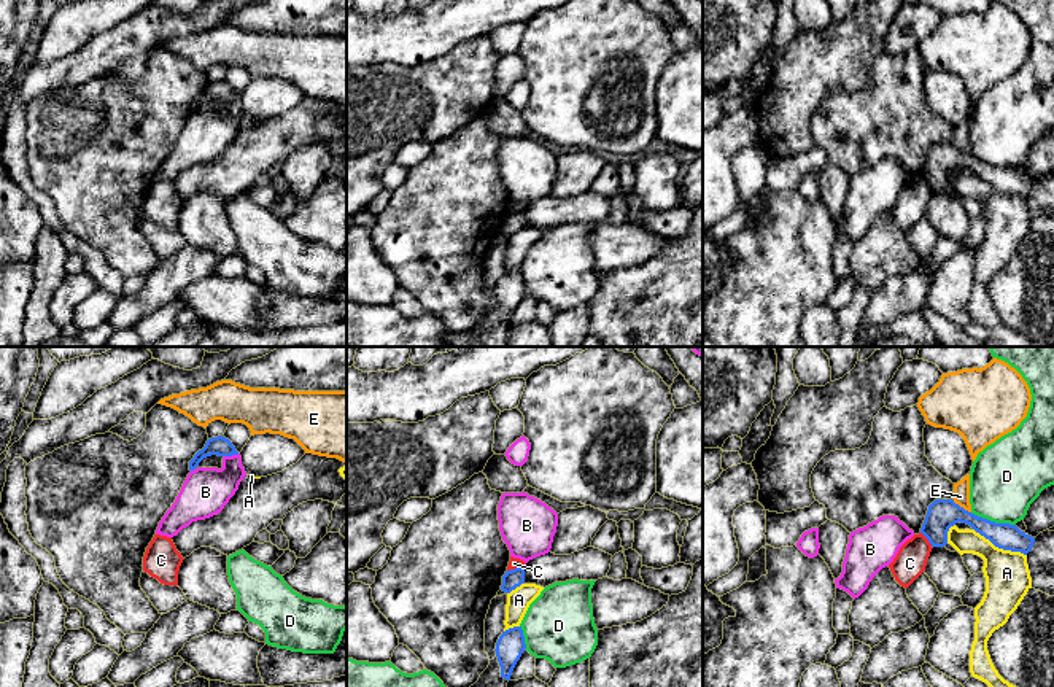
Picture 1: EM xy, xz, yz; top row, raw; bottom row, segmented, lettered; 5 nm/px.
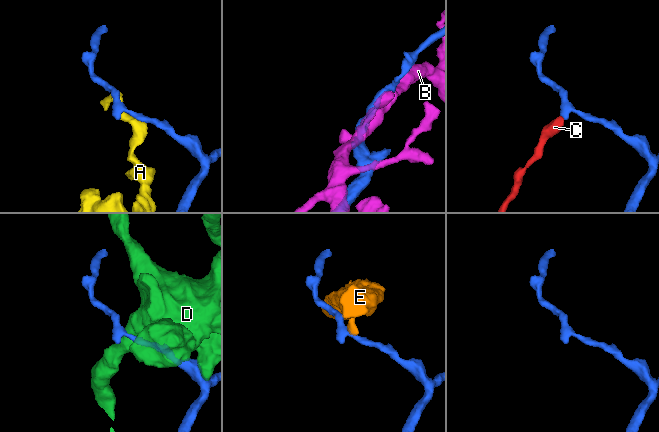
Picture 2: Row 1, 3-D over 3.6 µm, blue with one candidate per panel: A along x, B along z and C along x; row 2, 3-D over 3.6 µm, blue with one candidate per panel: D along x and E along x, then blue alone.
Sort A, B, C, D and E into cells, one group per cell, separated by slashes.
A / B / C D / E

